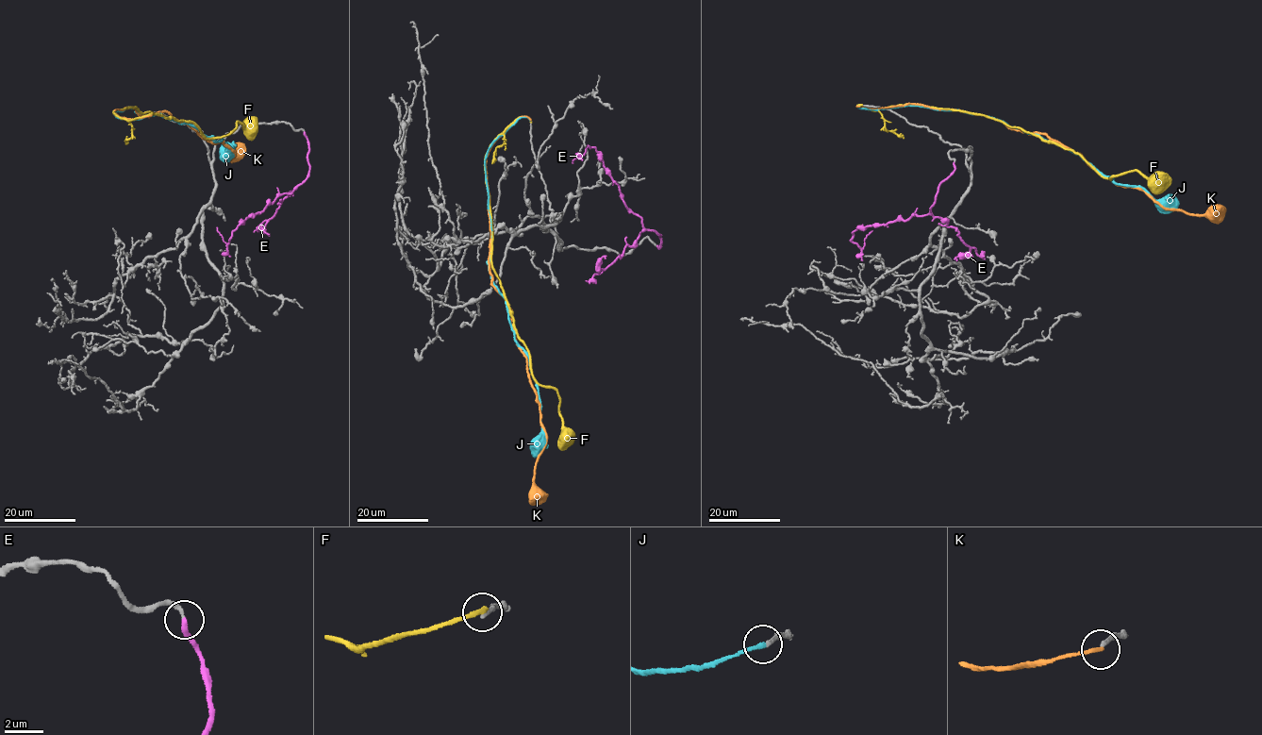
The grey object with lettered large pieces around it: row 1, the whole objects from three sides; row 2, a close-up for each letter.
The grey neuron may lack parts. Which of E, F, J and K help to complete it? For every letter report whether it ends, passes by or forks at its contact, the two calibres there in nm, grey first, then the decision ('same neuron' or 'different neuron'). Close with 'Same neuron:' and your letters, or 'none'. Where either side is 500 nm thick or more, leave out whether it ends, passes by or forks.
E: it ends there; 200 nm thick on the grey side, 280 nm on the other; same neuron
F: it ends there; 220 nm thick on the grey side, 280 nm on the other; different neuron
J: it ends there; 190 nm thick on the grey side, 240 nm on the other; same neuron
K: it ends there; 180 nm thick on the grey side, 200 nm on the other; different neuron
Same neuron: E, J

